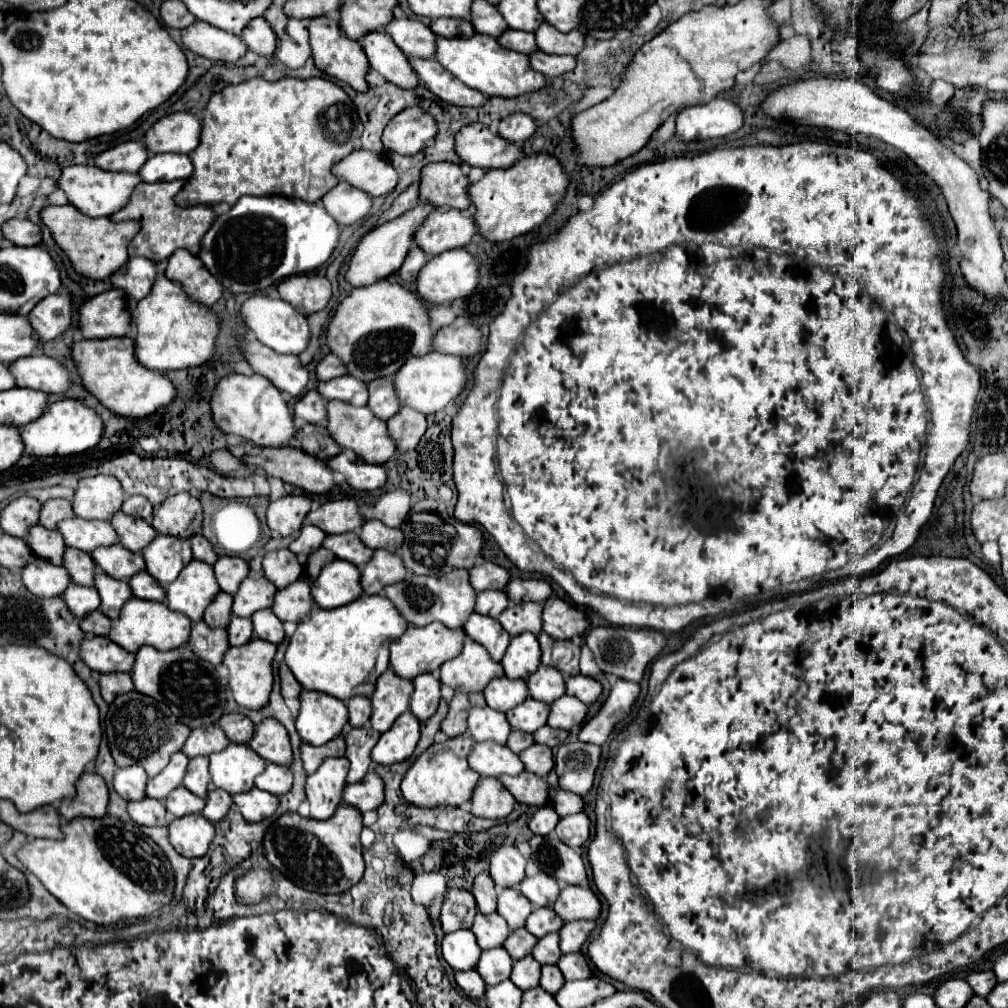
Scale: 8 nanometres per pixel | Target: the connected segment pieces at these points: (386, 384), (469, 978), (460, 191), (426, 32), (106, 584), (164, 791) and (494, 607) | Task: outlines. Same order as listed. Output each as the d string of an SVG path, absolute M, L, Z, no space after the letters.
M378 378L368 384L370 400L368 408L378 416L378 418L392 418L400 410L400 400L396 398L396 388L392 378Z
M458 970L454 972L454 978L456 978L456 984L462 988L462 992L468 998L480 998L486 990L486 984L482 982L476 970Z
M436 162L422 168L420 200L428 200L438 208L470 208L470 178L462 172L460 164Z
M394 18L384 26L384 32L388 32L388 36L406 56L418 56L418 58L434 56L436 34L418 20Z
M96 572L94 574L94 586L100 594L100 612L106 614L110 620L118 618L120 606L132 598L132 592L126 584L126 580L114 580L104 572Z
M182 752L172 754L168 766L156 778L148 780L146 796L148 798L156 798L156 800L166 798L174 788L178 788L182 784L182 778L184 778L184 772L186 772L186 764L188 764L188 758Z
M484 590L476 596L476 612L496 618L508 606L508 596L502 590Z

